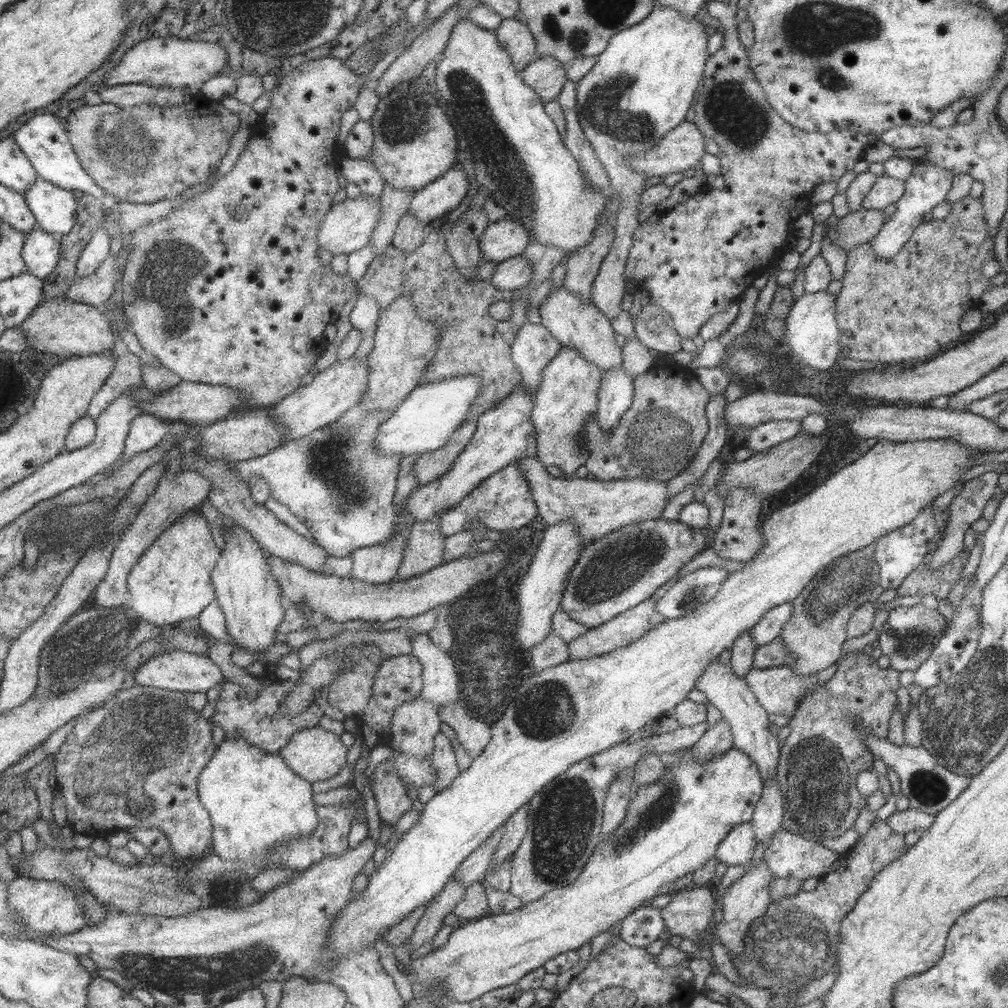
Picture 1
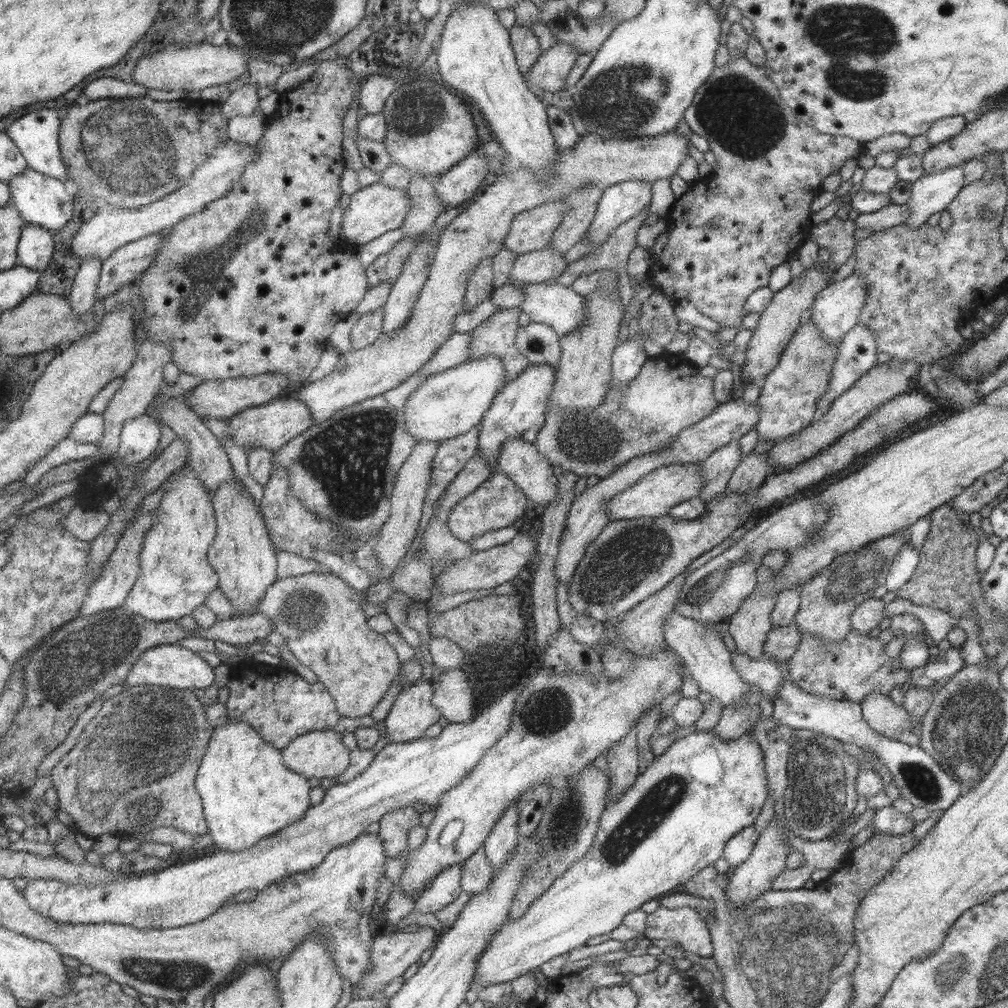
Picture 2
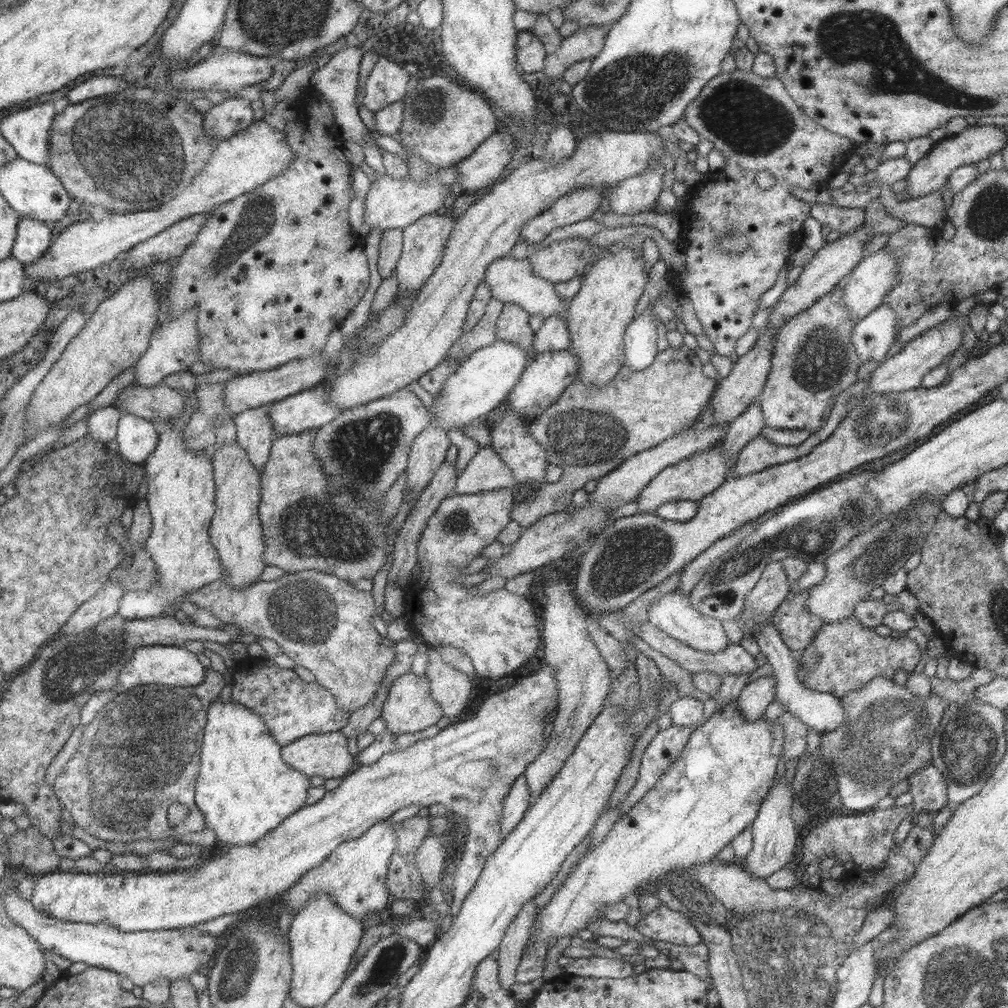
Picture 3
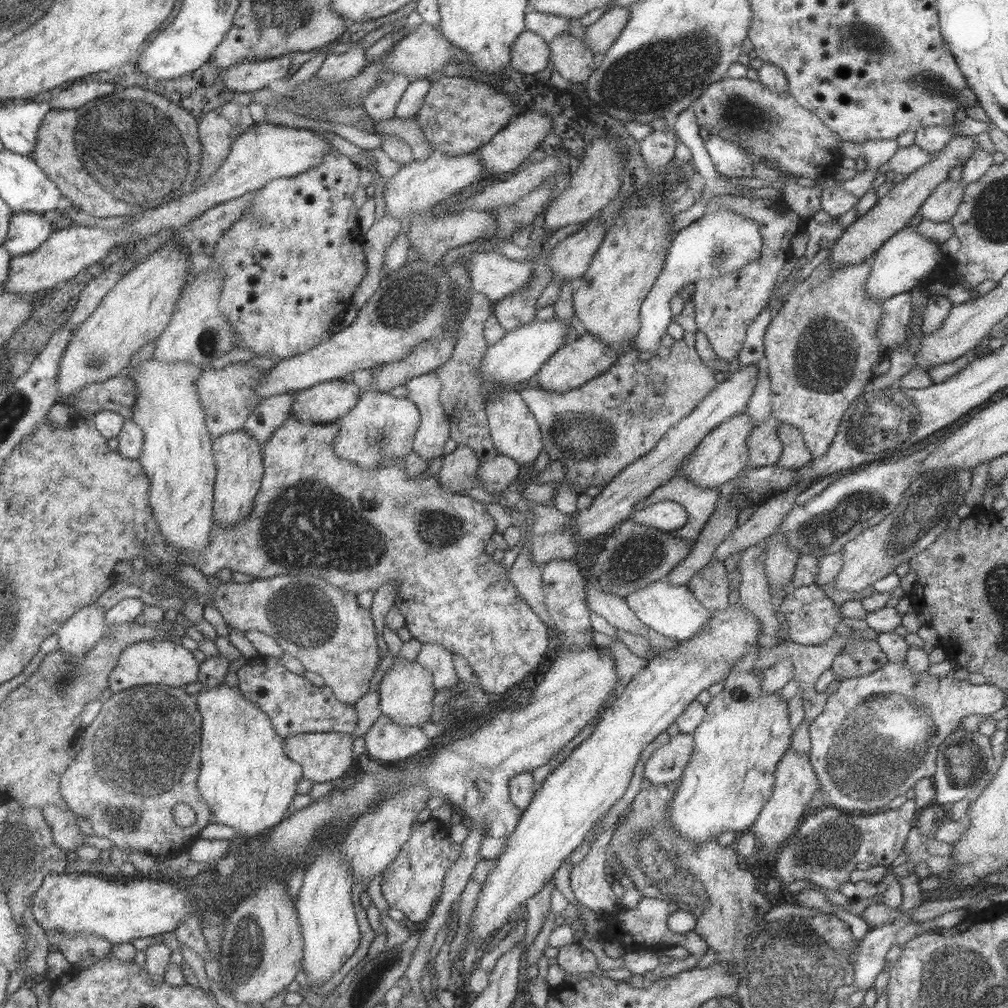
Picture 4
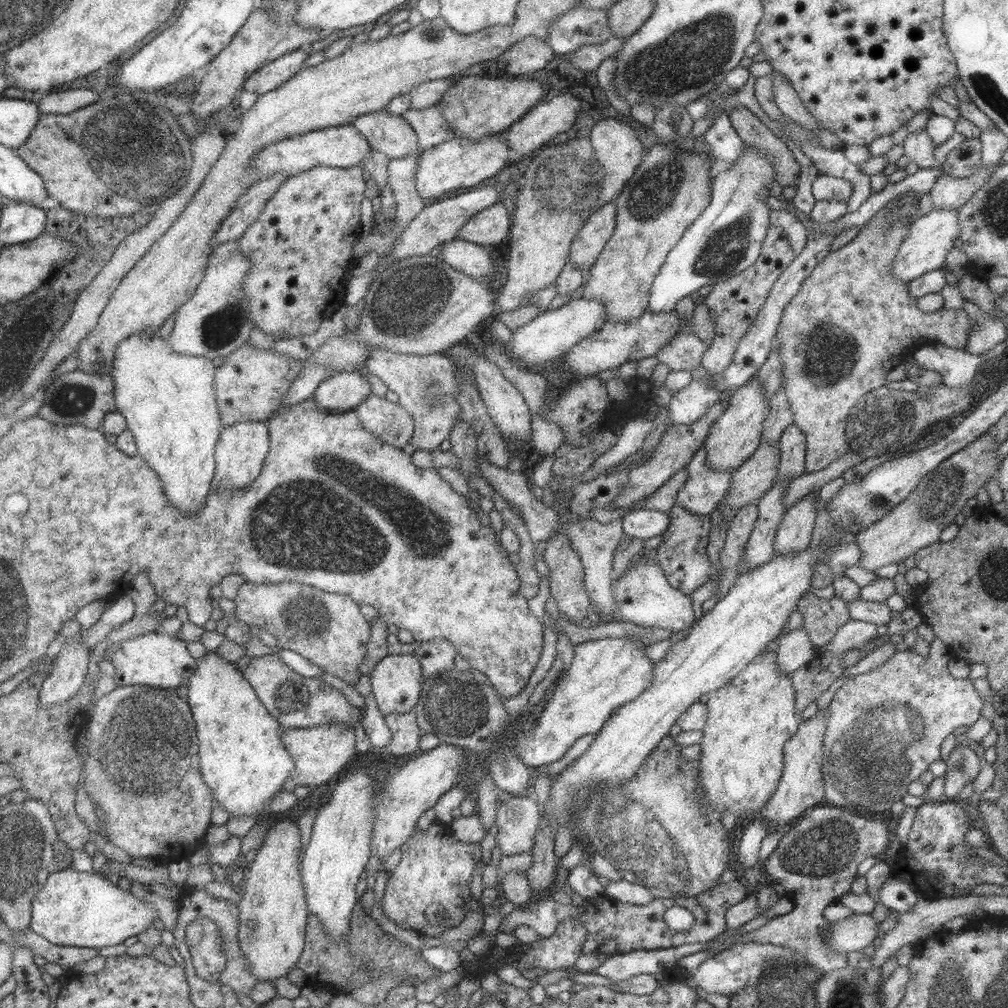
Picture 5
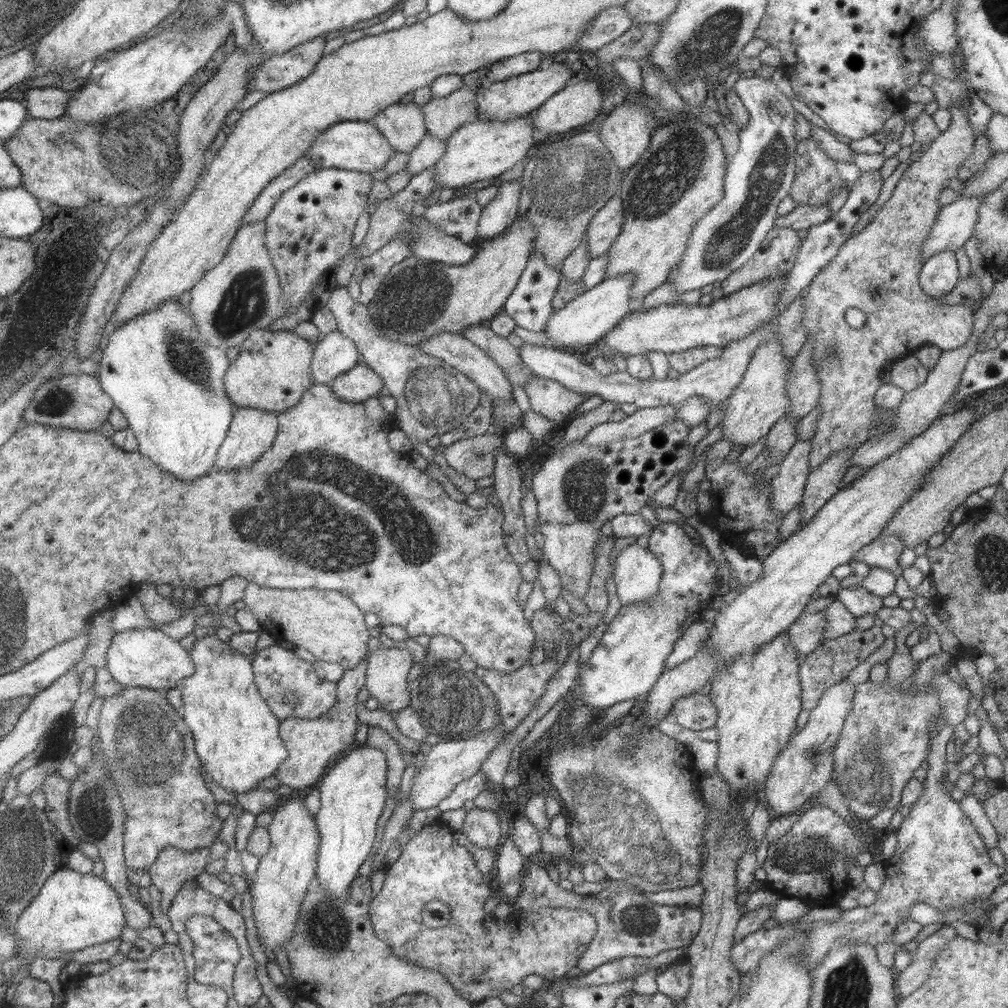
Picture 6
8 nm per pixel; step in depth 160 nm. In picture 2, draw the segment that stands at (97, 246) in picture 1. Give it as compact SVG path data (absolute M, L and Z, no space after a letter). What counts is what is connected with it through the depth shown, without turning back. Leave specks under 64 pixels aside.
M90 258L82 262L79 267L72 291L68 299L71 301L73 312L76 314L89 313L98 290L104 261L100 258Z

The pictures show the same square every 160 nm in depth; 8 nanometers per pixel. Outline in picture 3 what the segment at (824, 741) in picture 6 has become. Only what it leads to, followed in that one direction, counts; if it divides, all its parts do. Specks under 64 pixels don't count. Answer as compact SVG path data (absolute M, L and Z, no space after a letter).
M787 772L782 774L780 778L775 779L765 798L761 801L757 814L749 826L752 832L752 850L740 863L743 870L749 872L749 876L753 876L754 879L765 880L767 876L771 876L771 874L783 869L786 864L795 860L795 848L797 848L795 842L797 842L799 832L797 832L796 824L791 818L791 803L793 800L791 782L788 783L783 775L787 775Z

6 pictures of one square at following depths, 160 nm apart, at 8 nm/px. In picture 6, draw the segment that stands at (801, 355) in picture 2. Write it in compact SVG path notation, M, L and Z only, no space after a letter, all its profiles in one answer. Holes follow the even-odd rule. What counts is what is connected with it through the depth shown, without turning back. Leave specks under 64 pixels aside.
M968 106L965 107L949 107L947 108L950 112L949 126L940 131L940 133L931 141L931 145L926 149L923 149L923 154L920 158L917 158L915 162L910 162L909 166L904 170L903 174L898 179L892 195L889 197L887 202L875 213L871 218L871 221L867 223L864 229L860 232L851 235L839 249L839 252L818 272L813 280L809 283L809 287L805 289L804 303L802 304L802 323L806 328L806 338L811 337L814 340L813 355L811 355L811 361L813 361L813 368L815 368L815 374L819 379L819 393L817 393L817 405L815 408L819 410L821 416L817 416L817 425L814 426L813 437L811 437L811 449L809 451L808 463L809 468L814 469L818 464L821 464L825 458L833 453L843 451L847 448L857 448L863 442L869 439L869 431L873 429L873 425L877 425L877 422L881 421L881 415L877 412L877 408L873 408L873 396L877 391L877 388L881 387L881 380L879 380L879 372L883 368L883 364L887 364L887 361L895 362L899 359L904 359L909 356L911 352L915 351L917 347L920 347L923 343L934 344L938 346L942 351L953 350L959 348L967 342L967 339L971 336L974 313L969 307L961 306L960 304L943 304L938 299L925 294L918 283L918 276L920 273L922 260L920 259L921 245L927 238L929 231L931 230L931 224L937 218L939 212L939 204L937 198L939 193L946 188L947 180L956 178L959 167L974 149L974 140L977 135L974 134L969 120L967 119ZM847 308L858 308L866 316L864 325L855 329L849 327L843 320L843 314Z

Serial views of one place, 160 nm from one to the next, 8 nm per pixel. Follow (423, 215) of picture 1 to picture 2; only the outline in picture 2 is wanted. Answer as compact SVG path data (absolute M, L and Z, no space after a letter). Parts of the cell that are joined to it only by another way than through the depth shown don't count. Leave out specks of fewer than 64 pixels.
M473 149L447 172L434 179L433 187L444 208L450 208L469 200L489 172L485 154Z

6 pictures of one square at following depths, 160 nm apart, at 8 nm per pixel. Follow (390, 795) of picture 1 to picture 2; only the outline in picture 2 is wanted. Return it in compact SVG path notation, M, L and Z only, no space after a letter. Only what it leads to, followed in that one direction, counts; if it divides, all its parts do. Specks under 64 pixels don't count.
M403 807L384 814L379 820L376 832L383 844L386 859L395 859L406 853L407 834L419 824L419 814L413 807Z

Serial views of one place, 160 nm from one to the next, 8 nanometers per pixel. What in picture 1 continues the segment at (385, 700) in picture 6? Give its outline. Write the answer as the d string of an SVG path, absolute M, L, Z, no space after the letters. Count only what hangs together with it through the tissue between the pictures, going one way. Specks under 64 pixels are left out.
M421 695L396 706L389 727L389 746L420 759L433 755L433 739L441 724L436 709Z

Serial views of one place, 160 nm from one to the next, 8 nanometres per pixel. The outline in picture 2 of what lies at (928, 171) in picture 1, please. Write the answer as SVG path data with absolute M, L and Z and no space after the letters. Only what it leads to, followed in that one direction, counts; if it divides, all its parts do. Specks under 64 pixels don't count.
M962 165L921 175L912 182L911 197L905 203L911 214L903 225L912 229L923 226L931 214L946 208L963 185Z

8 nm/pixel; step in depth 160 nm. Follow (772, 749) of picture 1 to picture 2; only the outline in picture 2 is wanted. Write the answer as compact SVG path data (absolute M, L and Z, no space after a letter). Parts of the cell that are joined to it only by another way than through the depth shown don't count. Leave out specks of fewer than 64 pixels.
M673 610L664 616L662 633L664 645L667 645L682 660L682 664L698 685L698 690L708 692L723 707L742 701L744 692L751 689L751 686L733 668L730 652L725 648L722 638L719 638L707 623L693 620Z

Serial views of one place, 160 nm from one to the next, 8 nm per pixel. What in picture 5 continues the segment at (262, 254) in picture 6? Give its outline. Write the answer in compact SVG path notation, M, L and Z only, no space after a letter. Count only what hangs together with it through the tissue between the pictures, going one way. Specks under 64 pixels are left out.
M238 239L219 243L212 249L202 281L191 298L175 311L175 322L167 342L176 353L201 356L214 362L229 356L247 341L254 326L242 284L249 271L250 260L242 255Z

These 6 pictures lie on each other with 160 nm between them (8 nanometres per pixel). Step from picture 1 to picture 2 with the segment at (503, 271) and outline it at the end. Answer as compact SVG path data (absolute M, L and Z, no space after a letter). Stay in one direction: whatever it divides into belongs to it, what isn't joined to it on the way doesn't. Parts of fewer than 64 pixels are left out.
M549 246L527 251L515 257L507 282L509 284L545 283L547 280L557 278L567 265L564 255Z

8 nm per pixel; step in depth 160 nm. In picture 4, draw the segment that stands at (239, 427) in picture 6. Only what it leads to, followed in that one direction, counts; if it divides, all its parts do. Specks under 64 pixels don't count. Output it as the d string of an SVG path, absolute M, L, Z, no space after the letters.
M240 429L212 439L211 447L216 468L212 504L213 522L223 527L238 524L253 510L253 500L264 471L262 444L253 440L248 432Z

